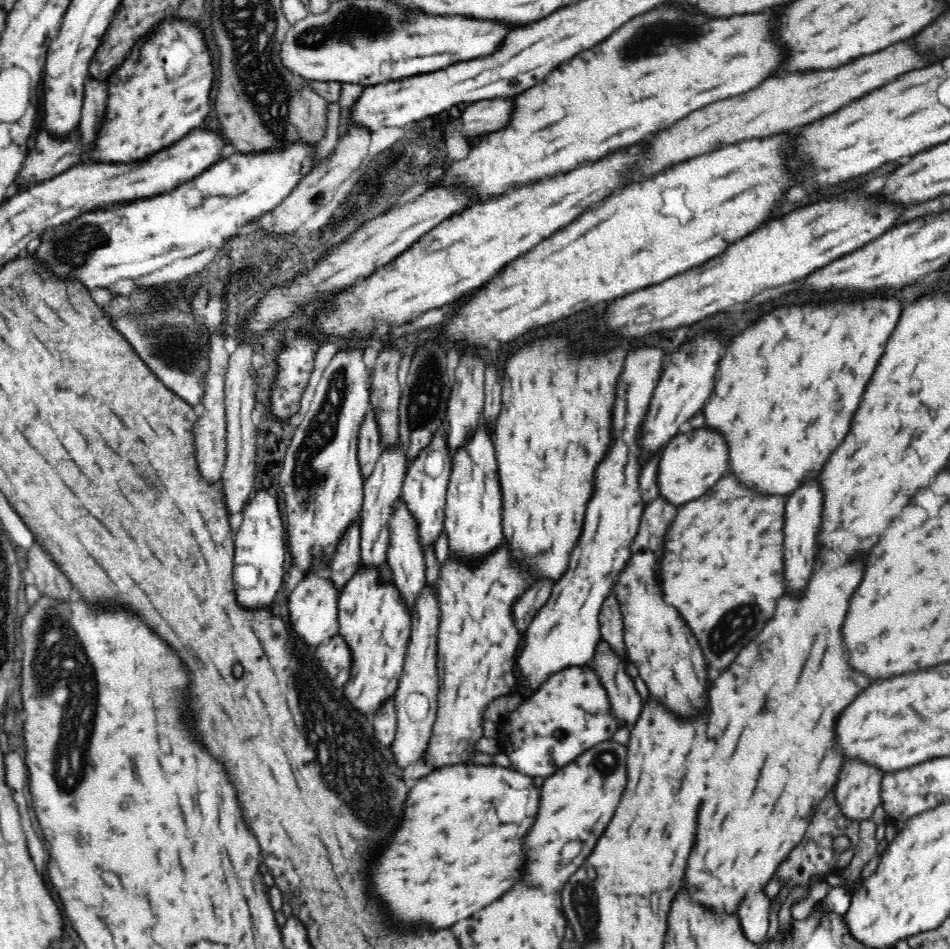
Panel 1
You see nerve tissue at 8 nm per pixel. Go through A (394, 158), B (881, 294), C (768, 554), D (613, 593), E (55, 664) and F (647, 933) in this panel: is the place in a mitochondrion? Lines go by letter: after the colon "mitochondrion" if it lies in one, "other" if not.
A: other
B: other
C: other
D: other
E: mitochondrion
F: other

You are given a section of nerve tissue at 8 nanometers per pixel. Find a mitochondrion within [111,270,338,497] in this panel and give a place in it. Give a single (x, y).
(169, 338)

